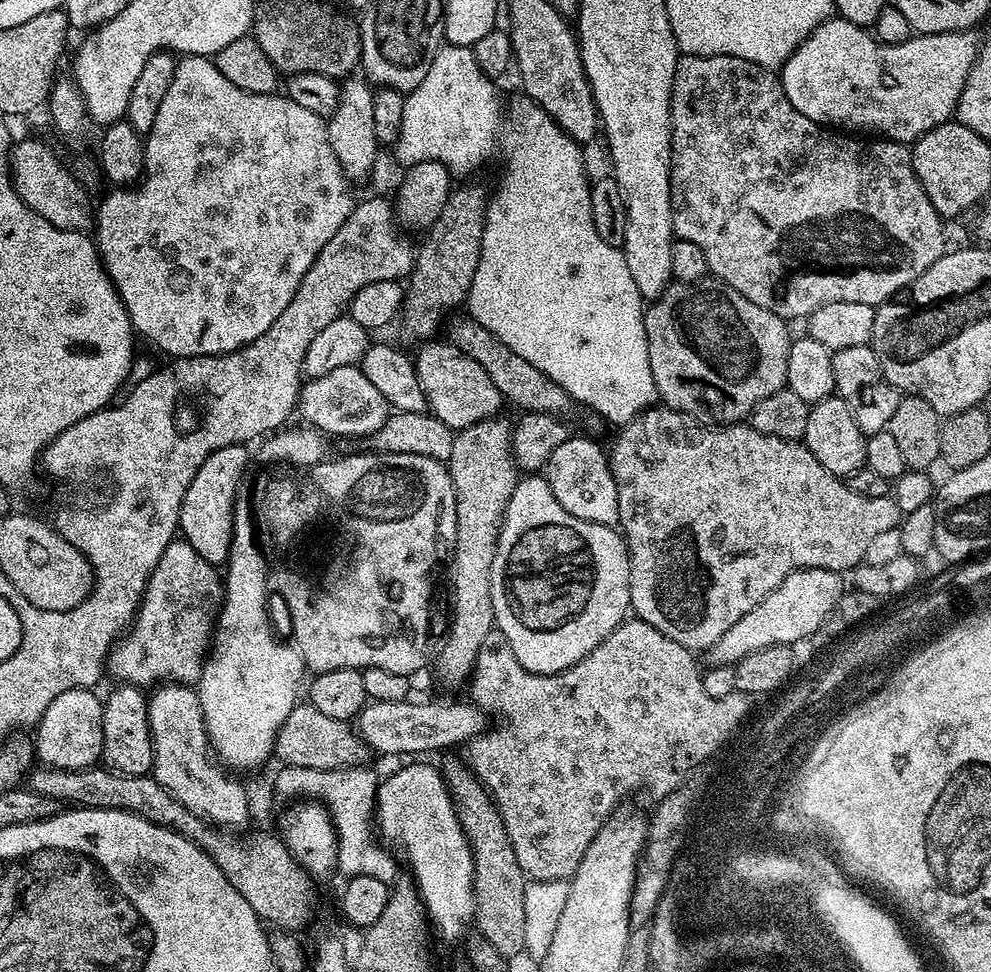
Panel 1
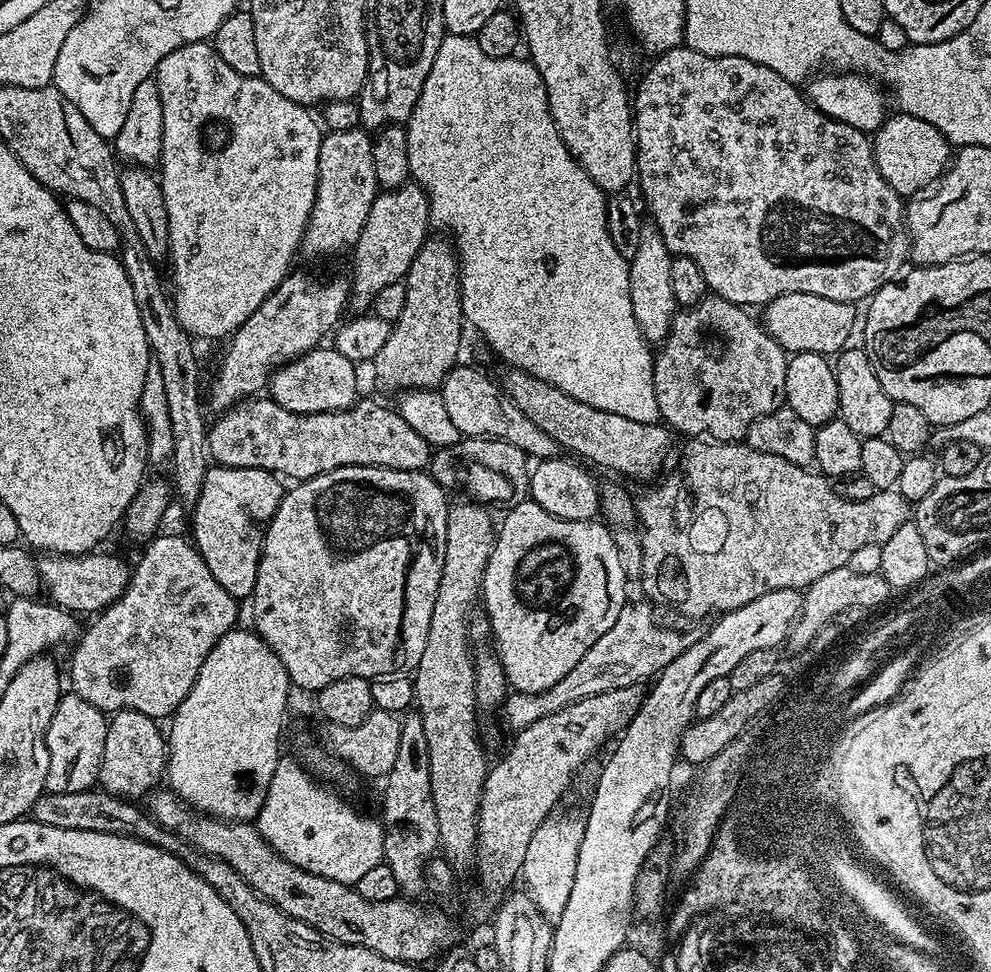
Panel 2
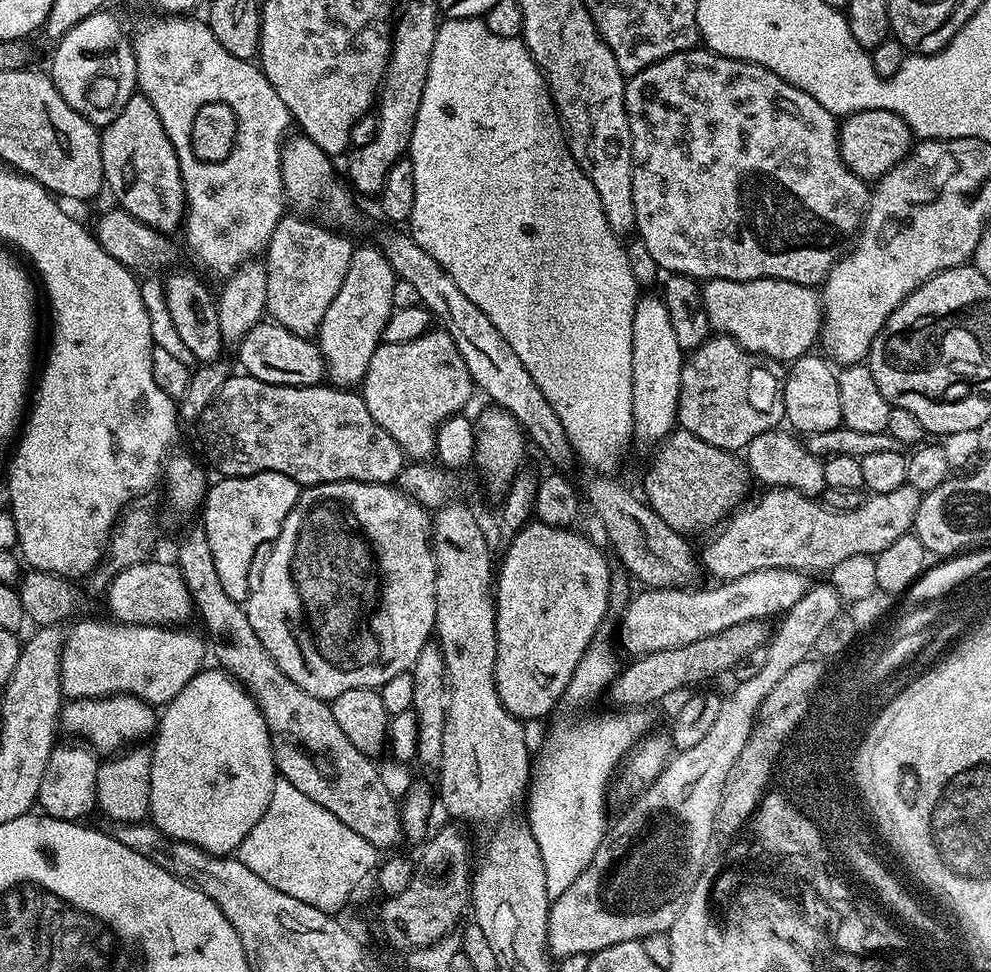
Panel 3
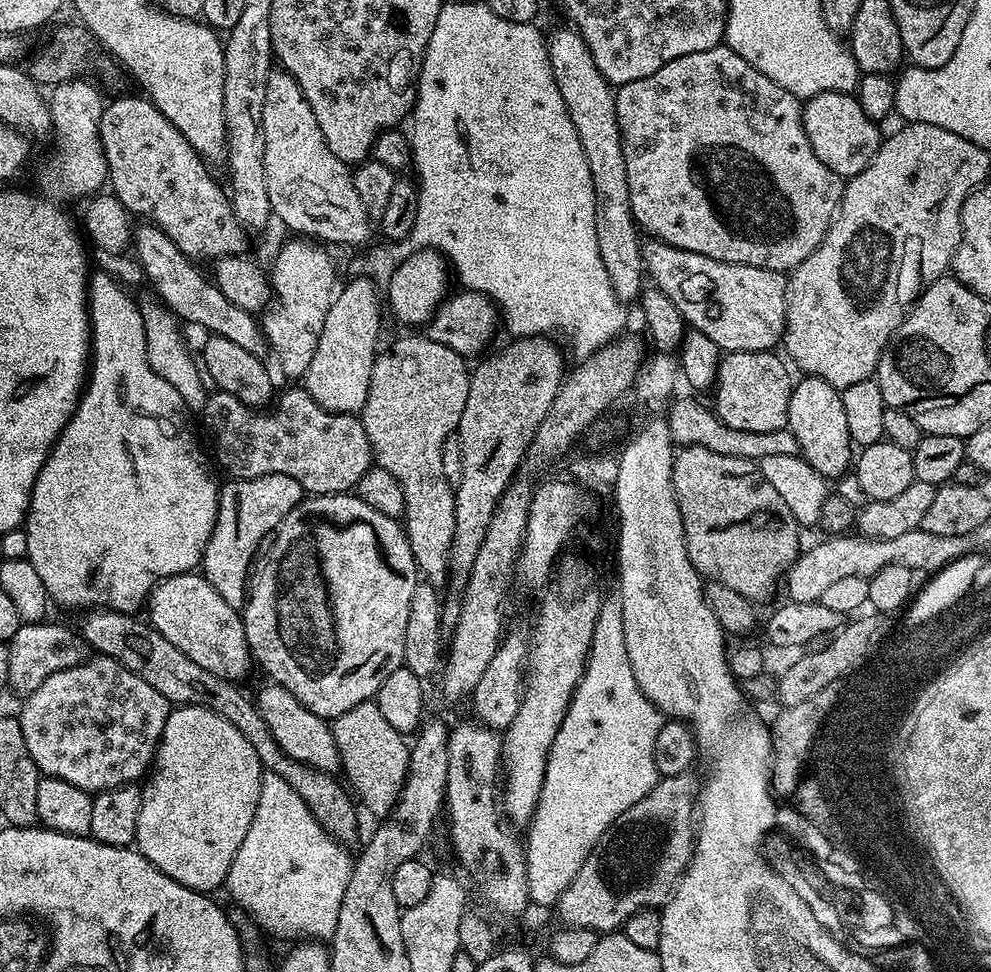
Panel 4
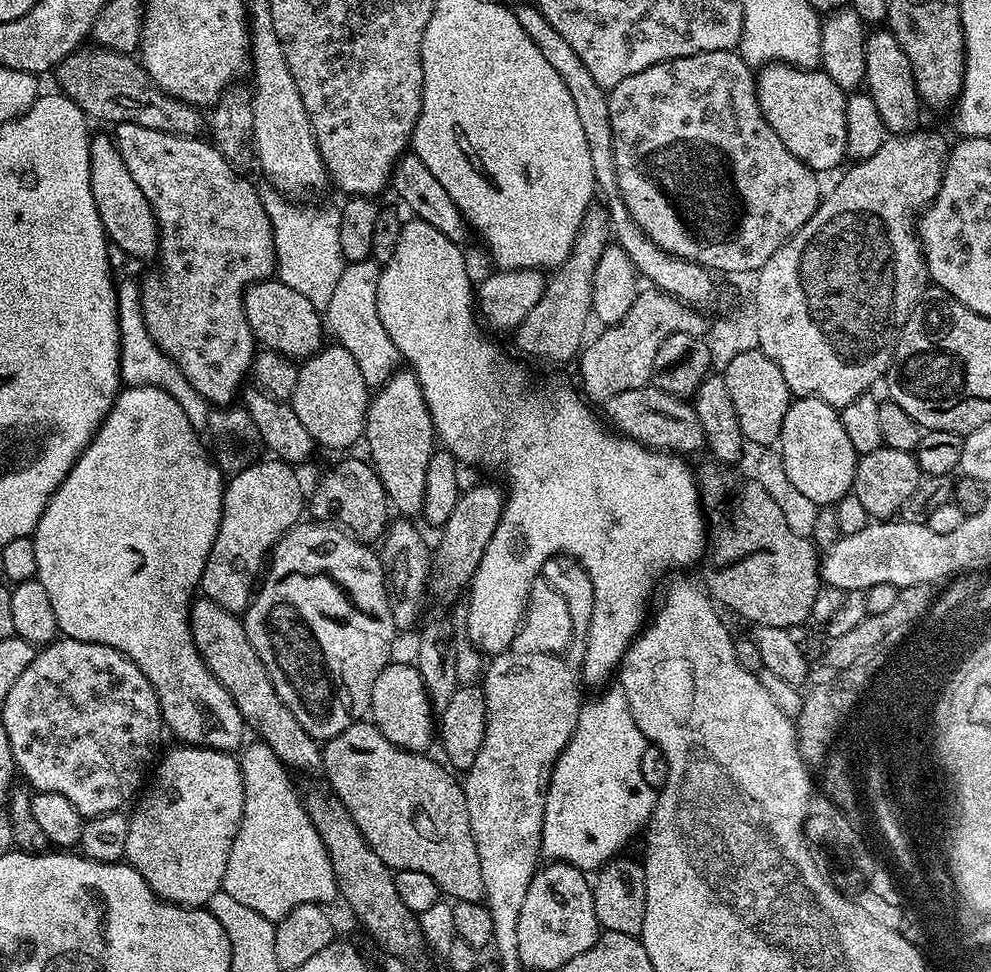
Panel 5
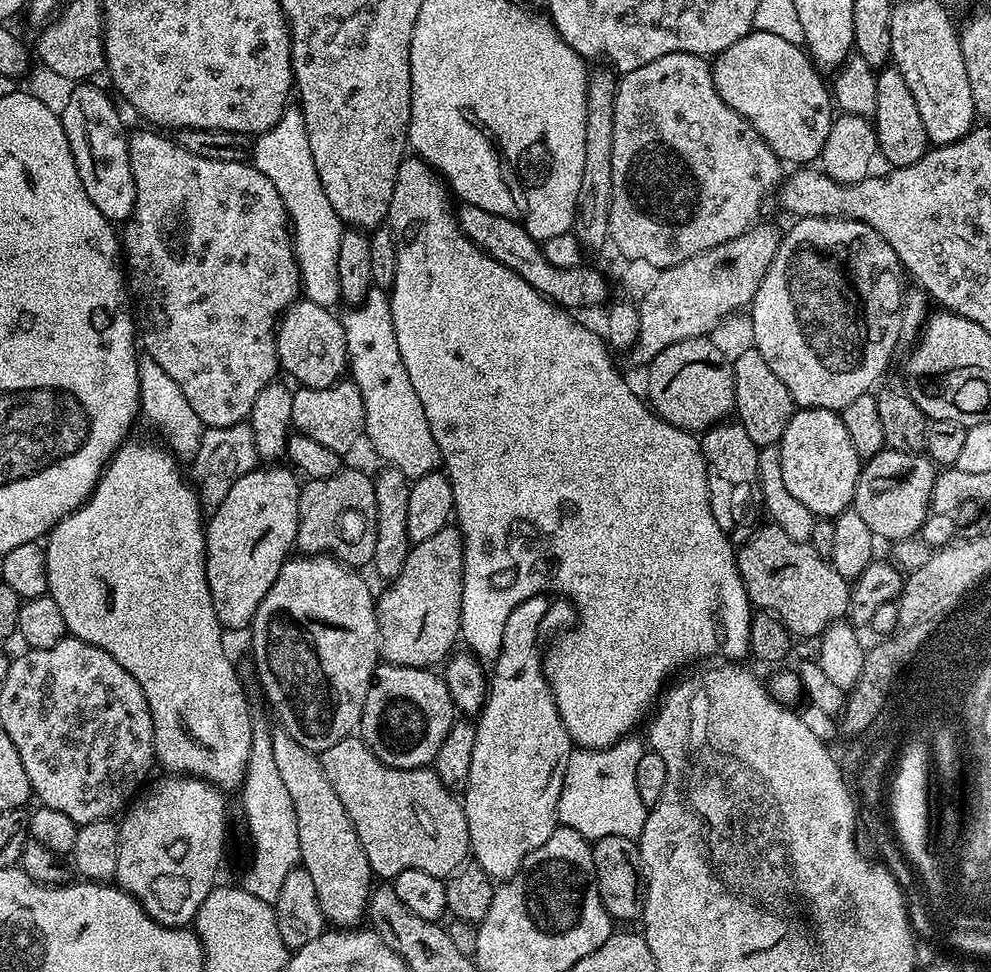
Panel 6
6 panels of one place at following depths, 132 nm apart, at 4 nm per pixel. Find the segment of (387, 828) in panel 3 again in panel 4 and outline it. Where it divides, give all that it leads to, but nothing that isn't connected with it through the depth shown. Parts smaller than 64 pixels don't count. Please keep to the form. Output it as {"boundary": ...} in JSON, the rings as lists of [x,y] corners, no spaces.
{"boundary":[[[264,682],[260,693],[255,693],[256,709],[262,714],[266,726],[270,728],[270,734],[274,742],[278,742],[280,749],[291,760],[297,760],[300,764],[308,764],[319,772],[335,773],[340,768],[340,755],[338,746],[334,742],[332,725],[318,714],[306,710],[290,690],[286,690],[281,684]]]}

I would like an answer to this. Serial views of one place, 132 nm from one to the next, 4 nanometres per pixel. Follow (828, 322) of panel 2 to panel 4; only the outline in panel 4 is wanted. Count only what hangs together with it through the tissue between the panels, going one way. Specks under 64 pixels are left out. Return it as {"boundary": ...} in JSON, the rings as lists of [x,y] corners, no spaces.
{"boundary":[[[655,238],[641,243],[640,256],[651,283],[678,306],[685,325],[706,334],[725,353],[767,352],[781,343],[788,313],[786,280],[781,273],[758,266],[718,262]]]}

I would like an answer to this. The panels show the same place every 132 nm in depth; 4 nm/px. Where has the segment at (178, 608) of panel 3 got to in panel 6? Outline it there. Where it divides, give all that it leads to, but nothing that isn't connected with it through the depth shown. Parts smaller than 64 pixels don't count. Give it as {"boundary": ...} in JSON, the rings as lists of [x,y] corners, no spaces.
{"boundary":[[[276,726],[272,729],[272,741],[274,742],[274,759],[278,766],[278,771],[282,778],[282,783],[286,786],[286,791],[290,794],[290,802],[294,802],[294,818],[298,818],[298,846],[300,847],[300,864],[310,874],[311,880],[314,882],[314,890],[318,894],[318,906],[322,908],[322,914],[325,921],[329,925],[335,926],[340,930],[352,930],[357,927],[359,920],[365,919],[368,910],[368,900],[372,896],[374,887],[374,873],[370,862],[366,858],[366,850],[362,850],[362,842],[358,838],[358,834],[354,830],[354,822],[350,822],[350,814],[346,814],[346,806],[342,806],[342,802],[338,799],[338,794],[334,794],[334,786],[330,786],[330,780],[326,778],[326,772],[322,770],[320,765],[320,757],[315,752],[306,750],[306,746],[299,745],[294,742],[294,738],[290,738],[290,734],[286,734],[286,730]]]}

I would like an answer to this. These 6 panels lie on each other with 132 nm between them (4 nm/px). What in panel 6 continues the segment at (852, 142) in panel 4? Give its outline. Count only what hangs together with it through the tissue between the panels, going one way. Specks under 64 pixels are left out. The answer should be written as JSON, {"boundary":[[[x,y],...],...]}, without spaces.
{"boundary":[[[747,32],[734,46],[726,46],[717,52],[711,61],[712,81],[726,106],[742,118],[752,123],[752,128],[774,150],[781,162],[792,163],[792,166],[808,166],[819,157],[826,146],[826,134],[830,134],[830,126],[834,119],[834,97],[829,85],[824,84],[821,71],[812,62],[812,57],[801,45],[786,42],[786,38],[778,38],[778,34],[765,32]]]}

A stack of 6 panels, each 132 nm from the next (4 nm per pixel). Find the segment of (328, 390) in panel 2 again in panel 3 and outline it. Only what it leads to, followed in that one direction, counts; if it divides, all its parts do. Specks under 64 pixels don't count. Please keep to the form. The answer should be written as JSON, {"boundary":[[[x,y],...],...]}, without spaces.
{"boundary":[[[261,322],[252,327],[246,338],[240,341],[238,351],[244,359],[243,371],[262,382],[301,388],[307,384],[319,384],[326,376],[319,343],[307,336],[294,334],[275,322]]]}

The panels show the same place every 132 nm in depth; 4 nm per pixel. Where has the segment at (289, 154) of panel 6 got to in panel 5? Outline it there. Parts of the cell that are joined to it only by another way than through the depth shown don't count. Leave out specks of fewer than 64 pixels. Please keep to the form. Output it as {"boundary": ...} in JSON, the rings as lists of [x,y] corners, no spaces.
{"boundary":[[[275,190],[265,191],[263,198],[270,226],[274,230],[275,275],[283,284],[290,286],[290,290],[305,296],[310,306],[325,310],[330,306],[330,298],[346,265],[342,241],[338,238],[339,211],[335,207],[303,208],[303,203],[289,200]]]}

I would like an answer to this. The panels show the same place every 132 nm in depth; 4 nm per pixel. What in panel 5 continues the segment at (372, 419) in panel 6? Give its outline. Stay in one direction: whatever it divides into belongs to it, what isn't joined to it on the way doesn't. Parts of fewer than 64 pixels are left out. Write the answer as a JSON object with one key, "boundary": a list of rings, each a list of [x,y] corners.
{"boundary":[[[372,259],[347,263],[339,278],[330,306],[324,310],[324,320],[335,341],[348,349],[358,362],[359,369],[370,388],[379,388],[399,367],[401,355],[378,315],[377,290],[380,269]]]}

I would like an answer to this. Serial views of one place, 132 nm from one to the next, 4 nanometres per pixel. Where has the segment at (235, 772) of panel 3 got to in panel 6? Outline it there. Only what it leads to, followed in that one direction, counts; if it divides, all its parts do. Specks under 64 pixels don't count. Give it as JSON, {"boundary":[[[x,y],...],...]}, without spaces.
{"boundary":[[[168,774],[165,777],[148,793],[145,791],[123,813],[124,821],[119,821],[115,883],[140,901],[154,922],[165,924],[167,928],[183,928],[195,921],[198,906],[202,906],[202,902],[206,902],[206,894],[217,887],[216,875],[224,860],[224,839],[228,836],[228,804],[224,801],[226,796],[221,789],[207,784],[199,776]]]}

